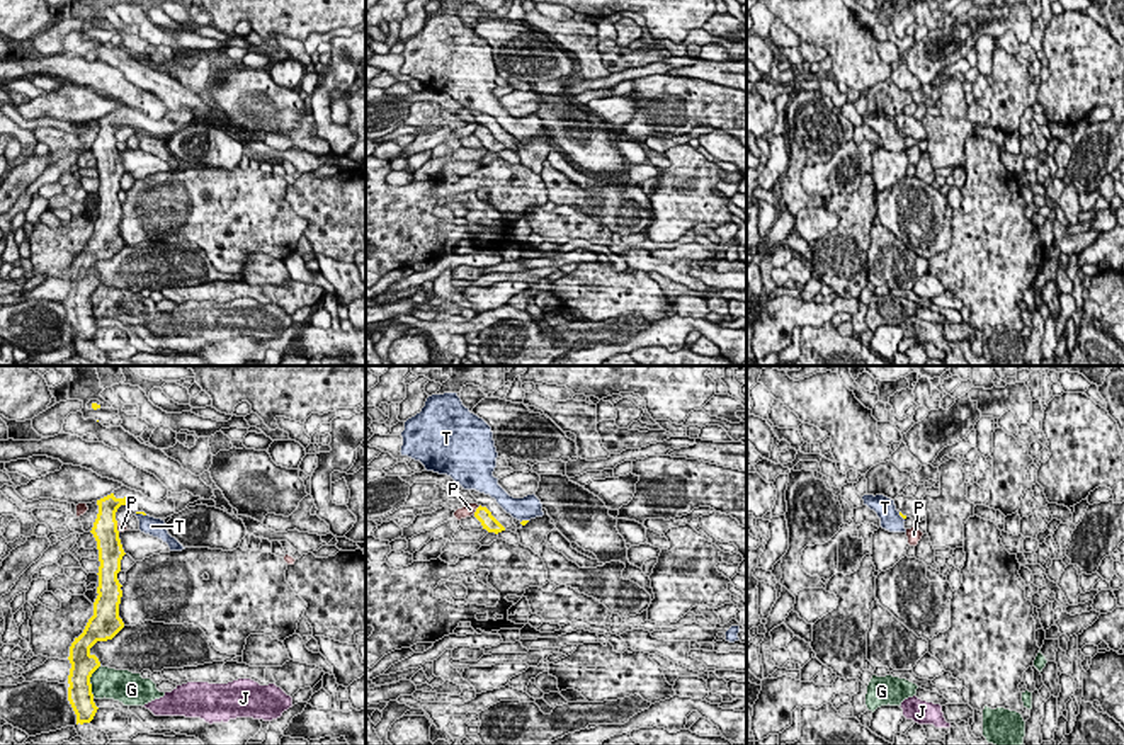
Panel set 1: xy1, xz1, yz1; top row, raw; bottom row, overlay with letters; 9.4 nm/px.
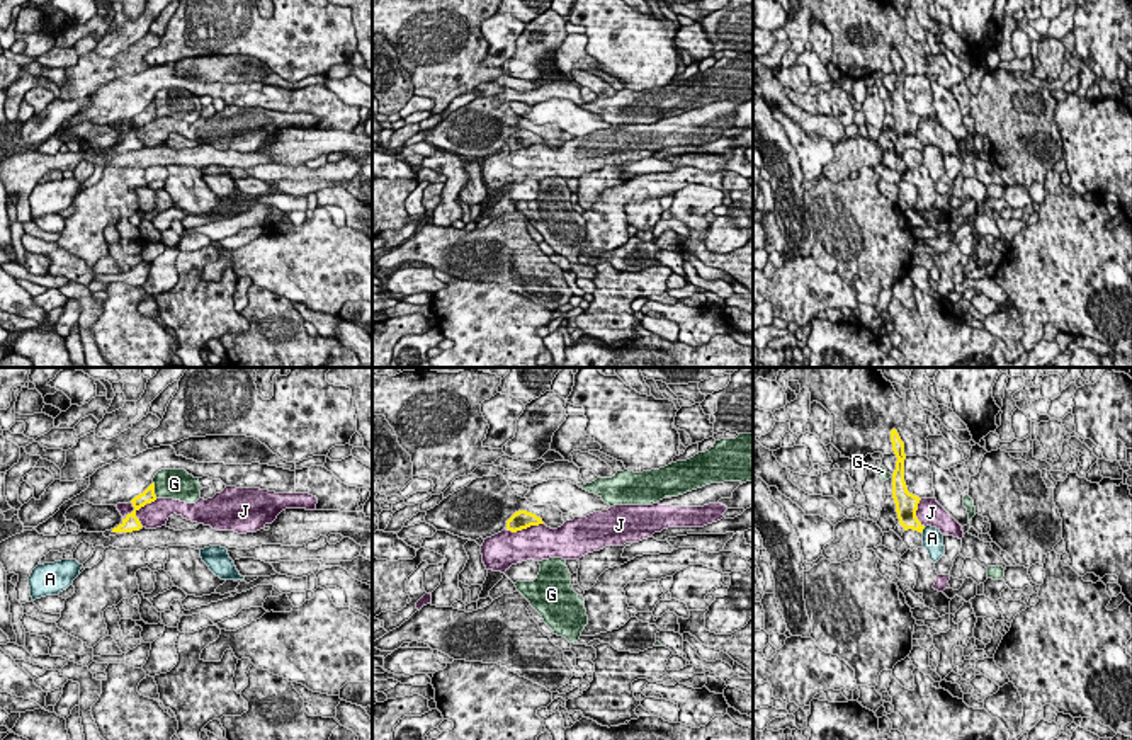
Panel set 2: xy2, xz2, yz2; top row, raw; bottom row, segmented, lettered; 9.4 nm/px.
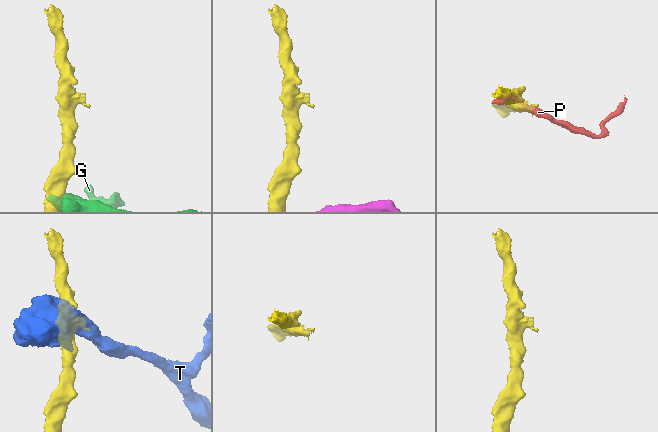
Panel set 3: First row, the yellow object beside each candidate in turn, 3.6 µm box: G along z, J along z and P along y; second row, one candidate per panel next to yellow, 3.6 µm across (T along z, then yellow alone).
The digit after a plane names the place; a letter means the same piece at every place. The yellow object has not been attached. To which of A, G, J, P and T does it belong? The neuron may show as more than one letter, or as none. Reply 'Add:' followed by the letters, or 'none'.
Add: none

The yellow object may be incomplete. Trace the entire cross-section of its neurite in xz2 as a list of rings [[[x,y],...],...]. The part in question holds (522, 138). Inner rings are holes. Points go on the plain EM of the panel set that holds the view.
[[[518,129],[507,139],[507,148],[517,151],[539,143],[544,143],[541,136],[527,129]]]

